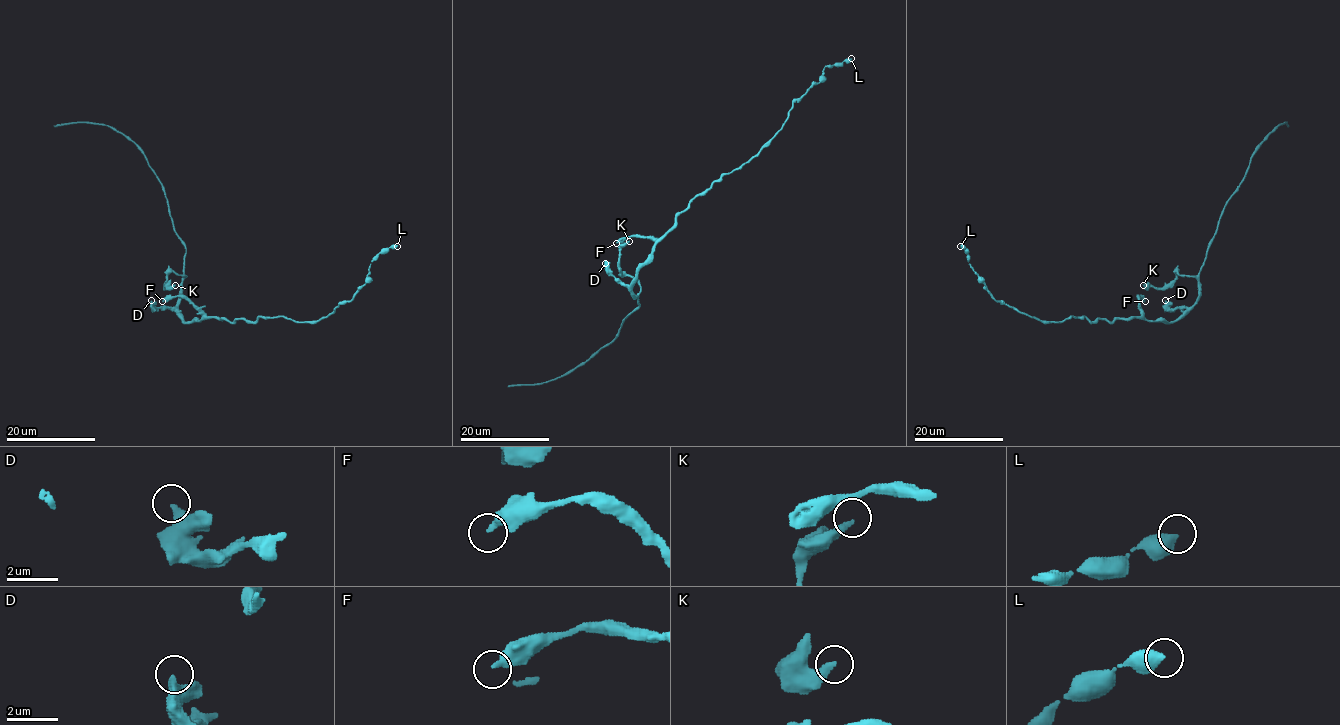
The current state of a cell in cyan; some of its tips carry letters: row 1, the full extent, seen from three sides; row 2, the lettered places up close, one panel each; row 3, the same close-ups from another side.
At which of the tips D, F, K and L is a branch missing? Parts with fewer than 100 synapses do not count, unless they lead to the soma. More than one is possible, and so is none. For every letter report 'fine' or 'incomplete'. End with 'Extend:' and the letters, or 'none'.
D: fine
F: fine
K: fine
L: fine
Extend: none

